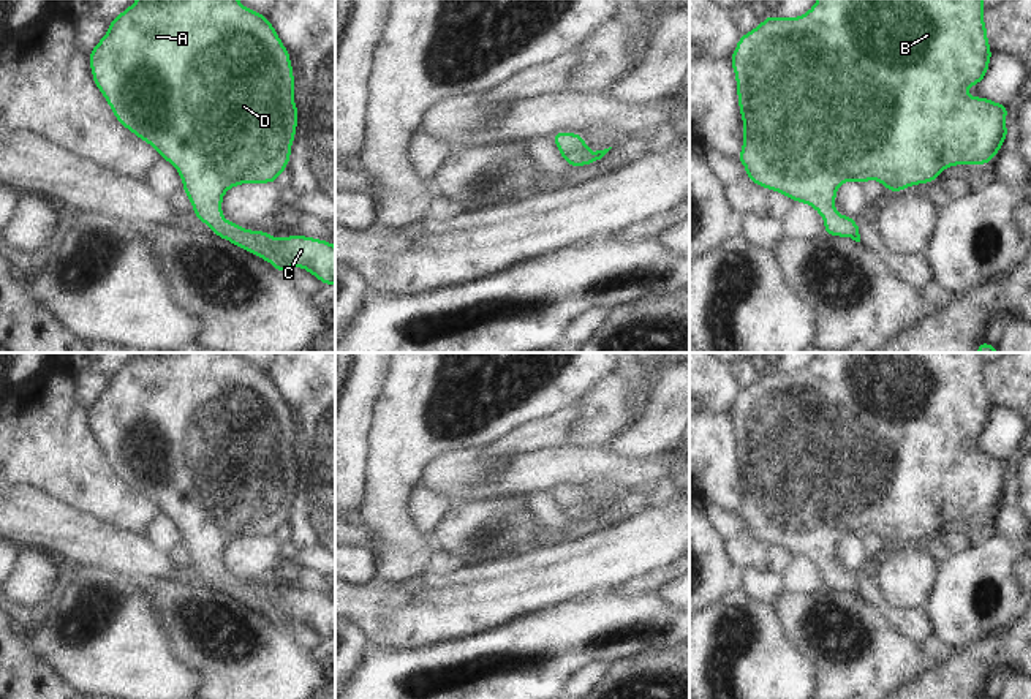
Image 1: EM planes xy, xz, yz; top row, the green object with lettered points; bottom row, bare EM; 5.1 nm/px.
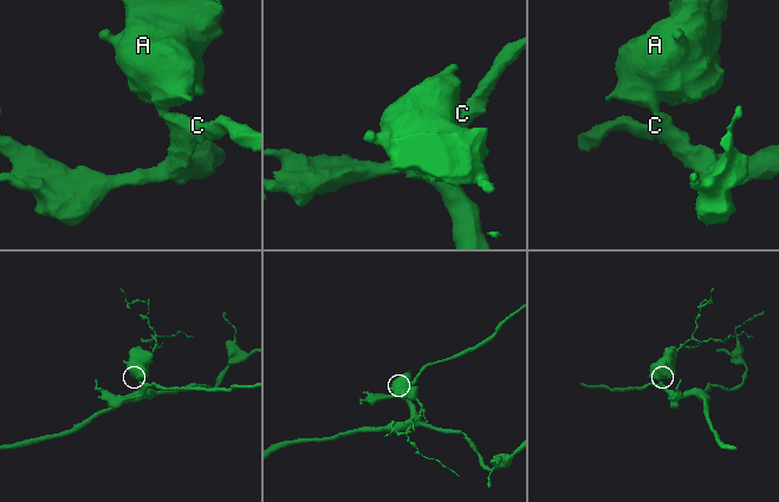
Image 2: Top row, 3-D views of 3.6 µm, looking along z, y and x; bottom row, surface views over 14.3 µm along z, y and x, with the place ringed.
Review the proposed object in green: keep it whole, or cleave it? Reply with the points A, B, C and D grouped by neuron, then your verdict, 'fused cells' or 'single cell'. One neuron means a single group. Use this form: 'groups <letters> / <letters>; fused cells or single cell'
groups A B C D; single cell

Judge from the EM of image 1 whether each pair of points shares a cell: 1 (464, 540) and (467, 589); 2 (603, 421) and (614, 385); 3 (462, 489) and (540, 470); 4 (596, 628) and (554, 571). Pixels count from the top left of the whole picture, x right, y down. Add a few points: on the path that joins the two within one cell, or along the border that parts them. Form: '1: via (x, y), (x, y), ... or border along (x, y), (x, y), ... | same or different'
1: border along (502, 557), (460, 568) | different
2: via (603, 411), (609, 394) | same
3: border along (506, 457), (506, 465), (490, 476), (470, 498) | different
4: border along (611, 589), (562, 601), (541, 612) | different

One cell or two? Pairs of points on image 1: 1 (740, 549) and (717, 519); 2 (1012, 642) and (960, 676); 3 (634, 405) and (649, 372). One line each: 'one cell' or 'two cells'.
1: two cells
2: one cell
3: two cells

